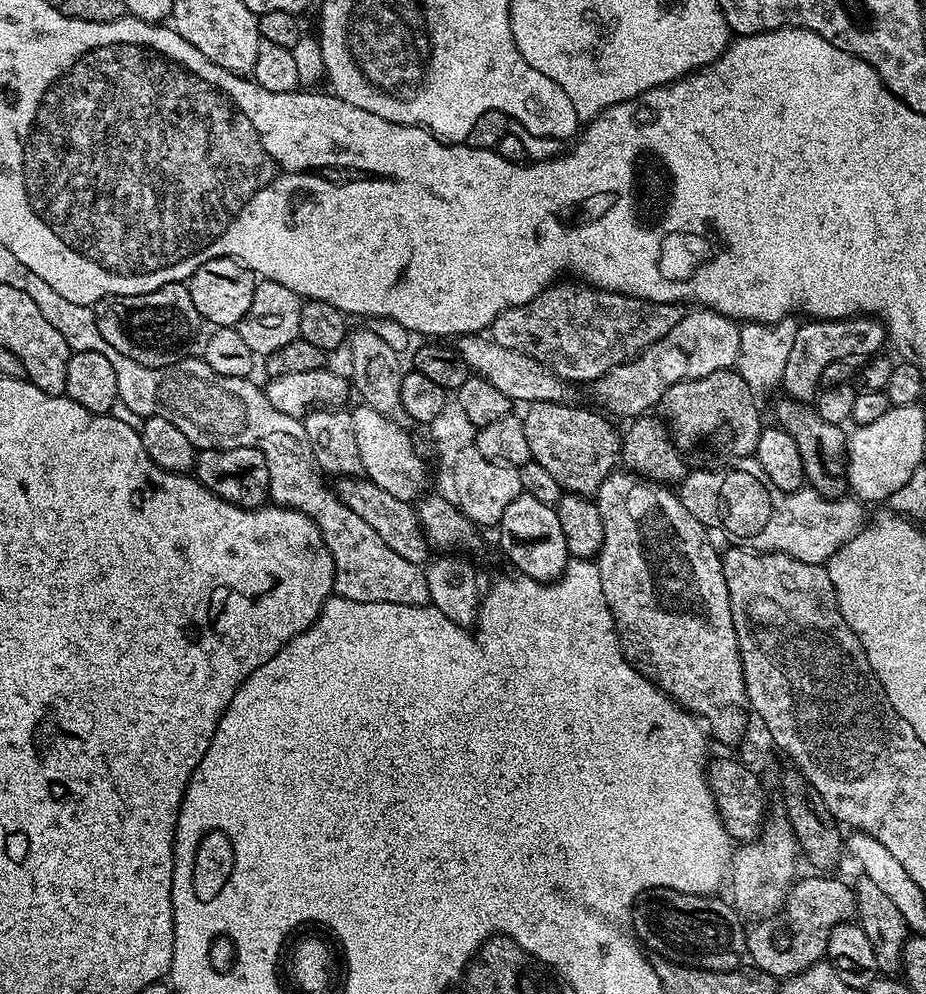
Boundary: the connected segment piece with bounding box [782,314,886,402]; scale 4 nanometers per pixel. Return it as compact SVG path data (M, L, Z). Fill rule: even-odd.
M866 315L847 316L845 320L814 320L801 323L796 332L794 346L790 346L790 358L786 358L783 391L793 400L815 401L821 391L822 370L830 362L839 360L855 361L859 358L871 358L886 344L886 329L879 320Z

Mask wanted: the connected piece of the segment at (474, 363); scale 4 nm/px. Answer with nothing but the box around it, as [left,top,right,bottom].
[455,334,569,402]

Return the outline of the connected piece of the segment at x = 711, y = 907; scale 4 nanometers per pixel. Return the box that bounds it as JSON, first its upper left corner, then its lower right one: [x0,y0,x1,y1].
[630,888,748,972]

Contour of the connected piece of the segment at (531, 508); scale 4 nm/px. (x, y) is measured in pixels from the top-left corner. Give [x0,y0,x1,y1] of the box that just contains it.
[498,491,569,582]

